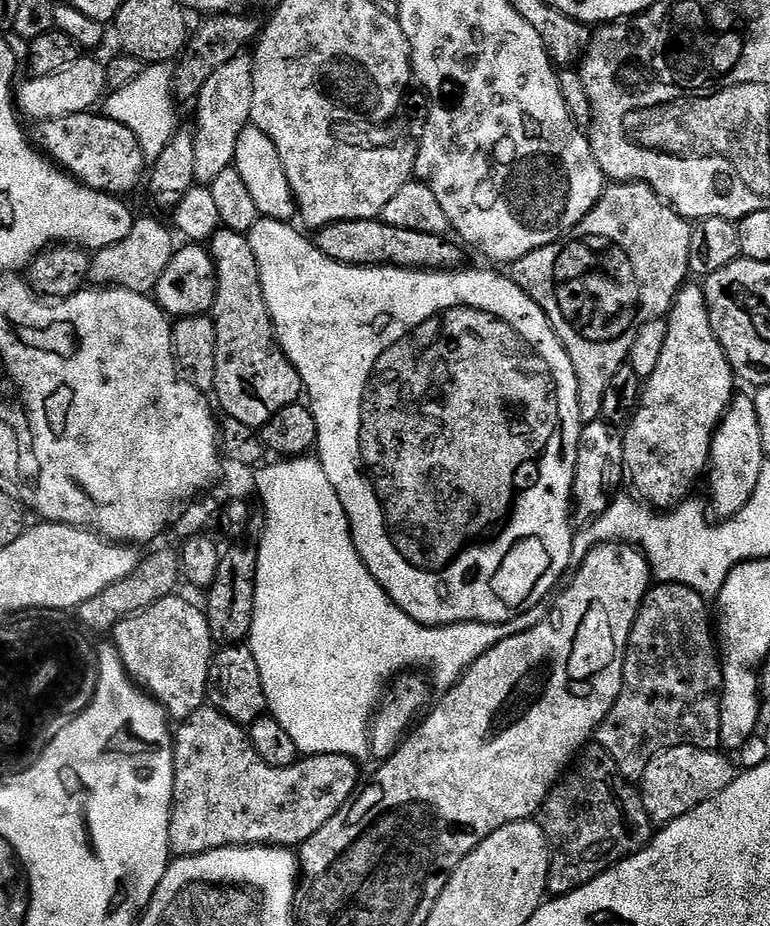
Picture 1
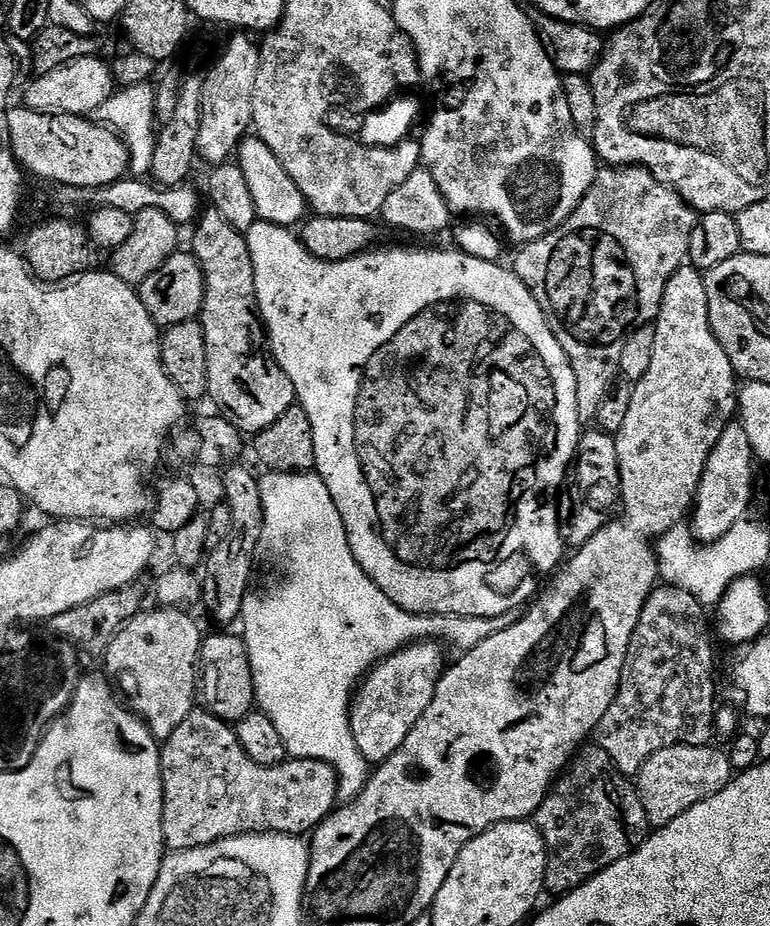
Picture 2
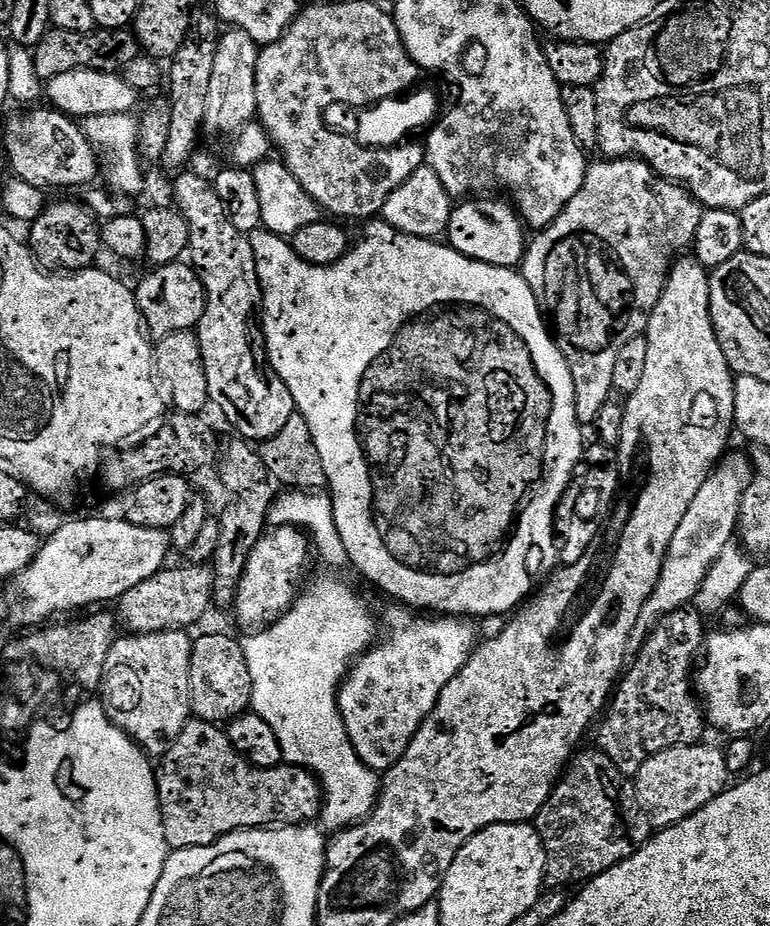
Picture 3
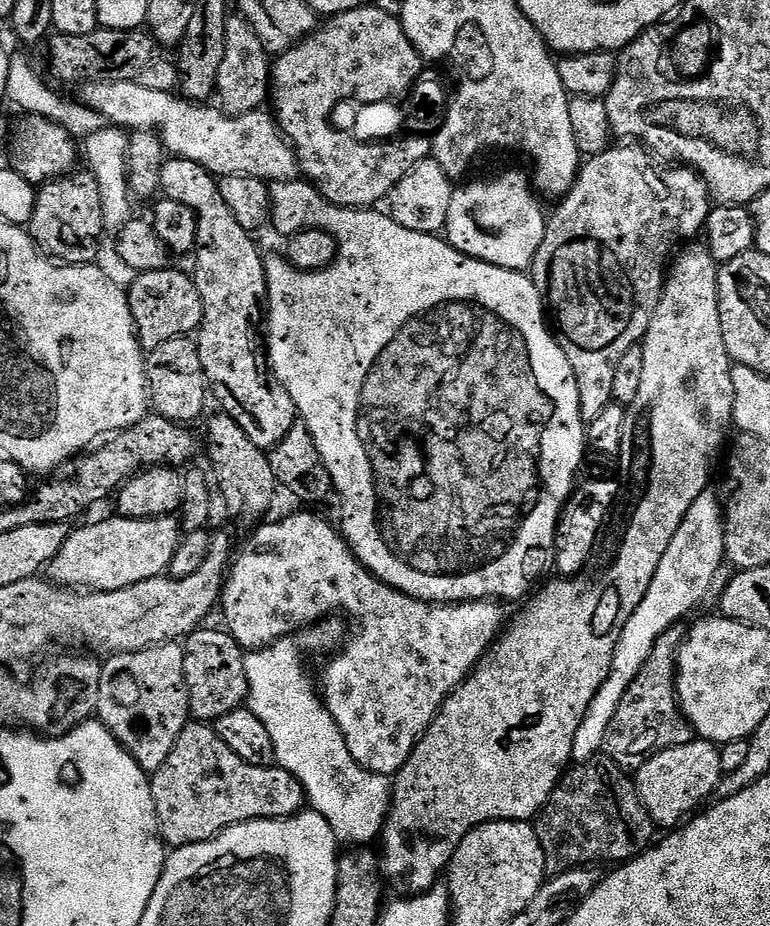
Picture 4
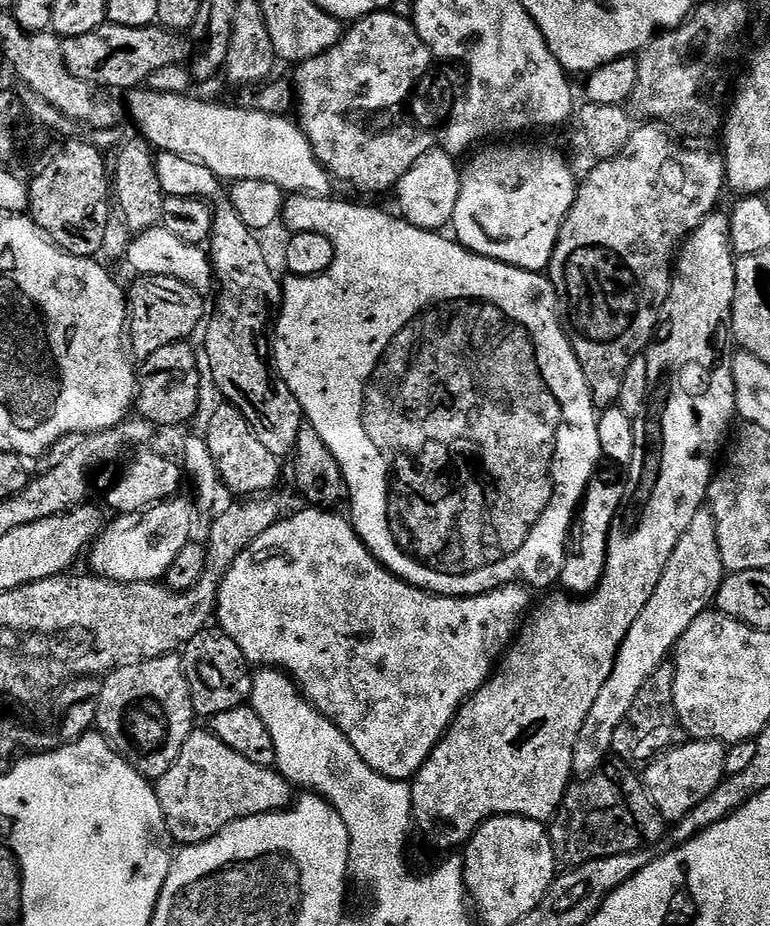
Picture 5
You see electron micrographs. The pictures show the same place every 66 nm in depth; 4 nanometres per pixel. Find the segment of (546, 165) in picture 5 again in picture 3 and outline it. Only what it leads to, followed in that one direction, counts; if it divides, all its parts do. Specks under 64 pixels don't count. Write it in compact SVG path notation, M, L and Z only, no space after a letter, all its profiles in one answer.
M468 198L457 203L450 214L446 240L455 252L461 252L466 258L515 269L526 251L526 225L511 203L492 199L496 198Z

